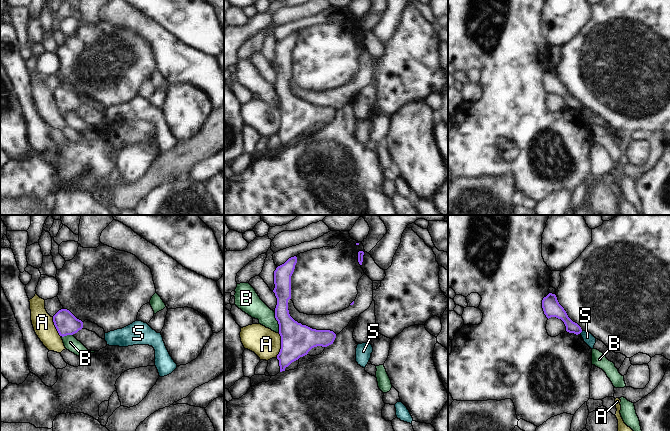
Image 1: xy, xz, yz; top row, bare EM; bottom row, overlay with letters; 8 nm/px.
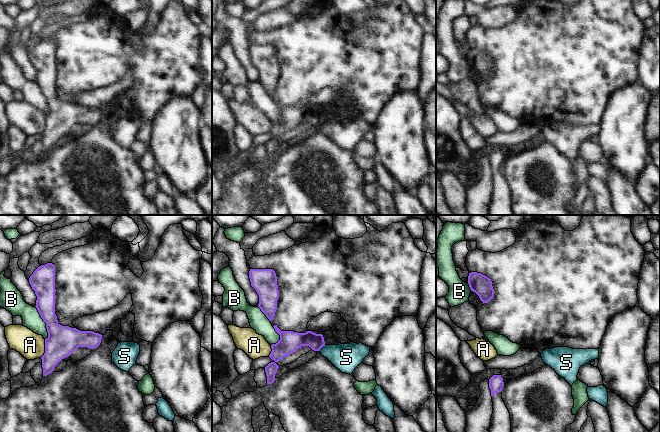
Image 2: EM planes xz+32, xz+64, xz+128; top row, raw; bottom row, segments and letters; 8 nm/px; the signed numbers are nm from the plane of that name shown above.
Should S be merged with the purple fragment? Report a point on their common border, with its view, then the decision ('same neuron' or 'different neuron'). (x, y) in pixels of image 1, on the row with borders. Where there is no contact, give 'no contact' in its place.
yz (580, 332) | different neuron

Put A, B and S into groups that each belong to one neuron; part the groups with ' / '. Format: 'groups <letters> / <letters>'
groups A / B / S

